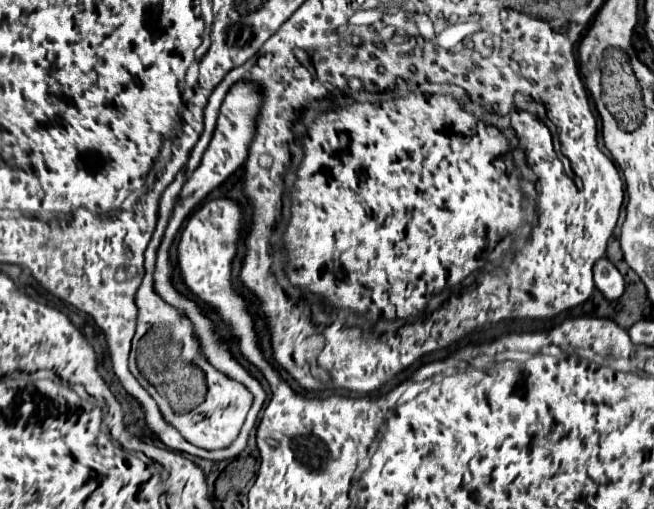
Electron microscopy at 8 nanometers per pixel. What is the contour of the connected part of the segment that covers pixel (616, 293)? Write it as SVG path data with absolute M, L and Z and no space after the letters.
M599 259L595 263L595 287L603 293L607 301L617 301L623 295L625 281L623 275L615 269L615 265L609 259Z

